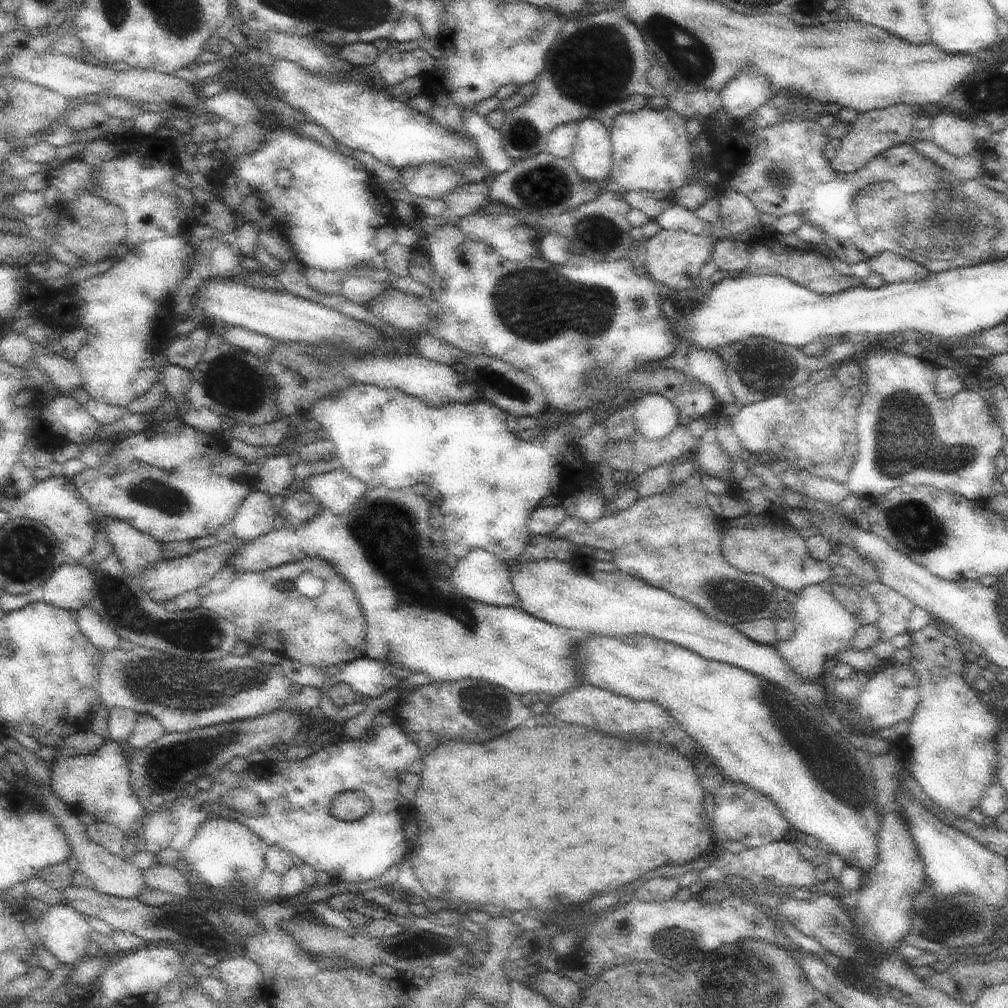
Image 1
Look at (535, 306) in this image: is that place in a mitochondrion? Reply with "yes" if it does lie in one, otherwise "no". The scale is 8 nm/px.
yes

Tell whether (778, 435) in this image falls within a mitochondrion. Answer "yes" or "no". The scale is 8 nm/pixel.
no

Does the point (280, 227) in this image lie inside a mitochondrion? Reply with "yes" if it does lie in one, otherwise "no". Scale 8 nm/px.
no

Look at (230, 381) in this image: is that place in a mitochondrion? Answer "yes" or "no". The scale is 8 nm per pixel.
yes

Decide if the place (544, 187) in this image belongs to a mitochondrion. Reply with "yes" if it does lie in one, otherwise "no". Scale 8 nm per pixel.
yes

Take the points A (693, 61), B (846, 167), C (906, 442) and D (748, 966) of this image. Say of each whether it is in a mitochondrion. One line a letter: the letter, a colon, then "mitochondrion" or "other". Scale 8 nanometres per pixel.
A: mitochondrion
B: other
C: mitochondrion
D: mitochondrion

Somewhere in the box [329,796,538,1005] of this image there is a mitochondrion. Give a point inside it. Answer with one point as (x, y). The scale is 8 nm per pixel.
(400, 952)

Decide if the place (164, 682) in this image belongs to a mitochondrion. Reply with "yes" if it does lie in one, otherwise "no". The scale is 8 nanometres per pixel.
yes

